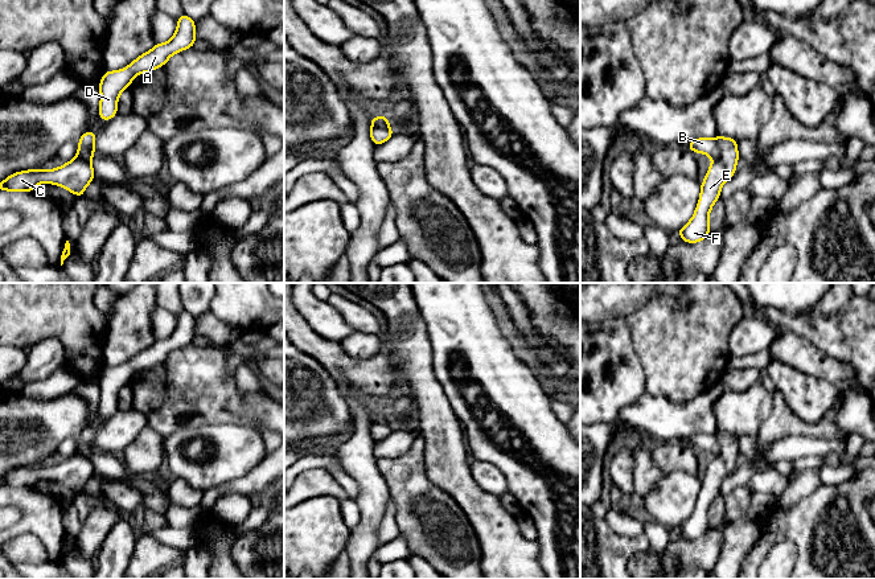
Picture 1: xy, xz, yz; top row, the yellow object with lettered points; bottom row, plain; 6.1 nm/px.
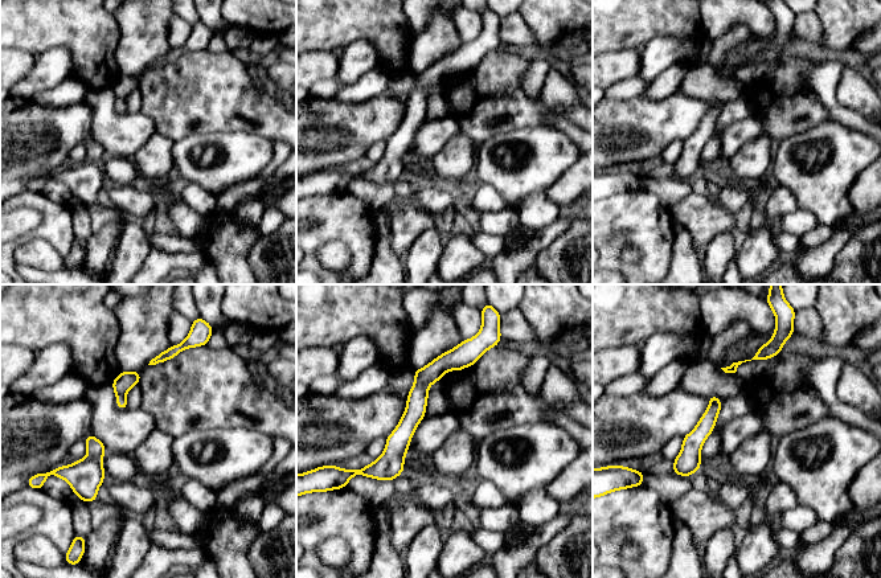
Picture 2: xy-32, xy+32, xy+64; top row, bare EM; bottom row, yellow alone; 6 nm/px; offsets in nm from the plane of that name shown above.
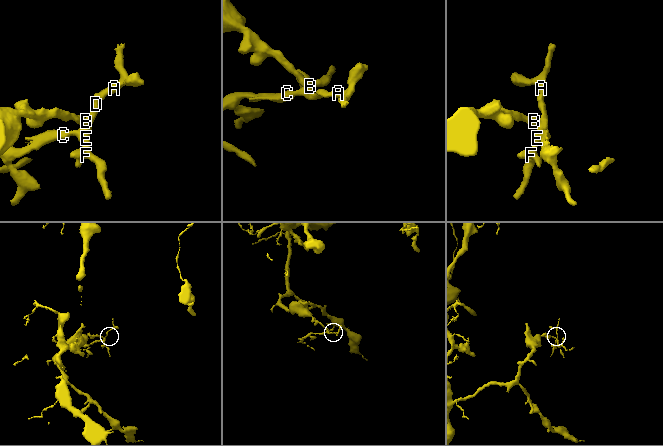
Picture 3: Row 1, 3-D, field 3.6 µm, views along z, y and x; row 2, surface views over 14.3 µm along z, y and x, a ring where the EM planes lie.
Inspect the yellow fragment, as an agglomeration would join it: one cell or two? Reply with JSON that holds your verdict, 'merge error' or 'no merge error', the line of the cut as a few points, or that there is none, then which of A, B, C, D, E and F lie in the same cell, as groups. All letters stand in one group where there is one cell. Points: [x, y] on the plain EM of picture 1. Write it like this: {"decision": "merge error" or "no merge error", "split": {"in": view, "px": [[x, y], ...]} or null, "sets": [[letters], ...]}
{"decision": "merge error", "split": {"in": "yz", "px": [[715, 434], [719, 442], [719, 451], [714, 456]]}, "sets": [["A", "C", "D", "E", "F"], ["B"]]}

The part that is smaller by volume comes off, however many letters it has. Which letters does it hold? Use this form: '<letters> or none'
A, C, D, E, F

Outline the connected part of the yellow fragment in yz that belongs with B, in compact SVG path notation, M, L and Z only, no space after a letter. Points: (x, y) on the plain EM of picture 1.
M699 434L689 439L687 444L690 447L704 449L712 456L716 456L720 451L720 444L716 438L716 434Z

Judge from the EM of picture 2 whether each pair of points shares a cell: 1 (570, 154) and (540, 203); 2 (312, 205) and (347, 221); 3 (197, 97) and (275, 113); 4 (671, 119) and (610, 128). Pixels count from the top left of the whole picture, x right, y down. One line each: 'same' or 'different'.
1: same
2: same
3: same
4: same

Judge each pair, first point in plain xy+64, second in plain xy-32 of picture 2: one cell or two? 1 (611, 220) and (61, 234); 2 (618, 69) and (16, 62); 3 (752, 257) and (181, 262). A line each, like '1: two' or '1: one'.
1: one
2: one
3: one

